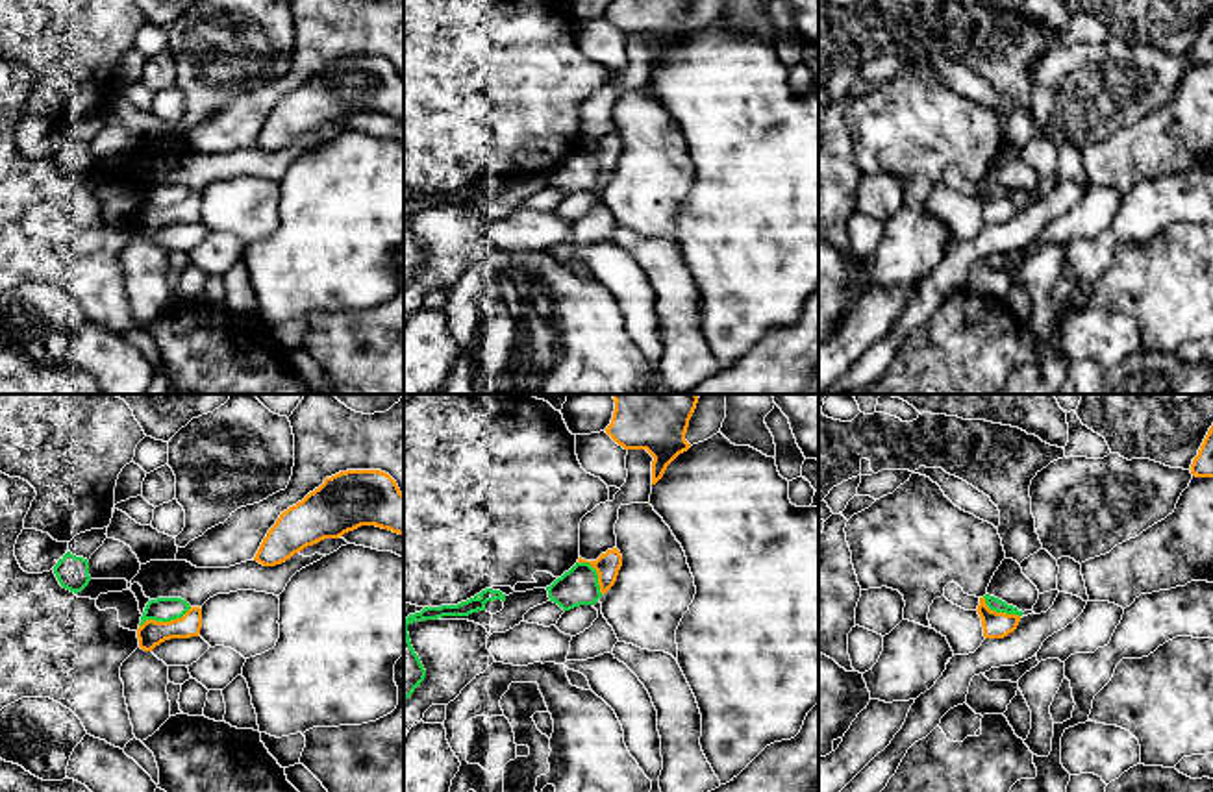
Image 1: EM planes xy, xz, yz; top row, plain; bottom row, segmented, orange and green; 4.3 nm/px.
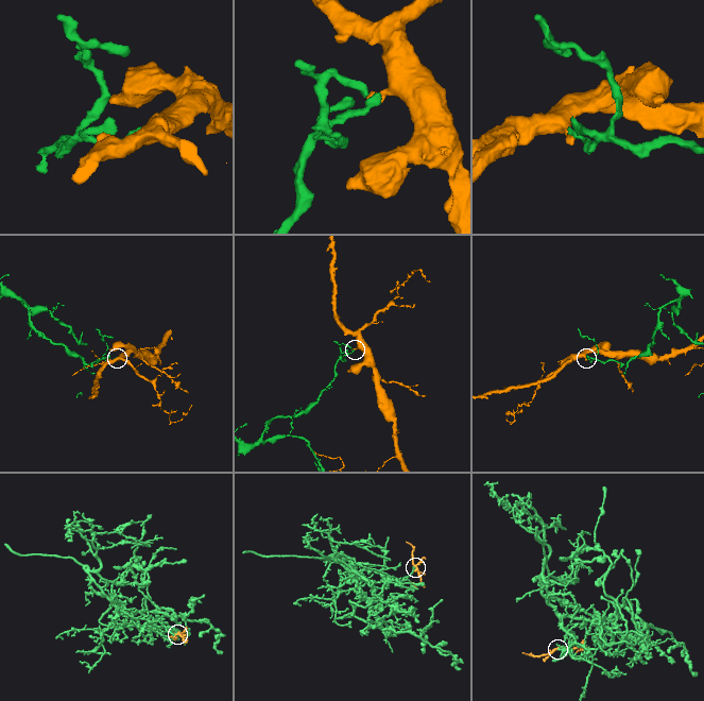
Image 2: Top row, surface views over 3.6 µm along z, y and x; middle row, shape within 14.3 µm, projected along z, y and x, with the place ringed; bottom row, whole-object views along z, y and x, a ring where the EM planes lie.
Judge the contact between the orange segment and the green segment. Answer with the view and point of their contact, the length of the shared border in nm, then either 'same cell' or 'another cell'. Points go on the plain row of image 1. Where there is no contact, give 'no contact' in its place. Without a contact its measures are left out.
contact xy (165, 208); length 240 nm; another cell

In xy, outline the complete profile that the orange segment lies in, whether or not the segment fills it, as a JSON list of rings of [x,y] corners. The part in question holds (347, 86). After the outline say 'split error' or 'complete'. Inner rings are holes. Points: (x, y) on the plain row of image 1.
[[[346,56],[280,100],[254,146],[276,152],[324,124],[339,124],[361,111],[404,120],[404,80],[381,56]]]; complete

